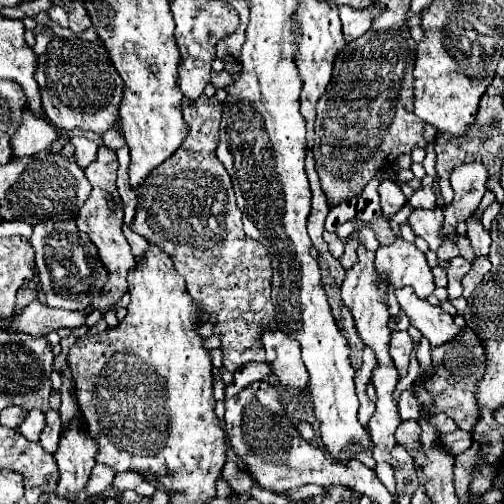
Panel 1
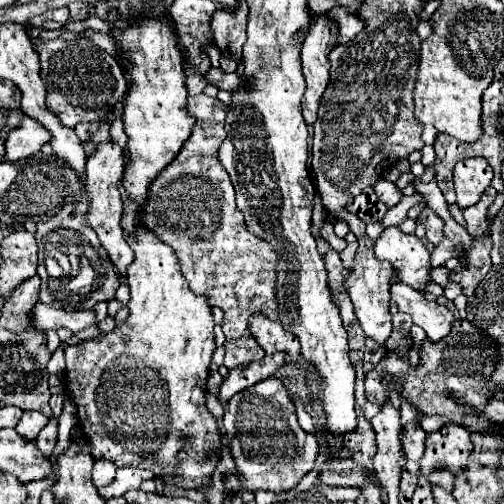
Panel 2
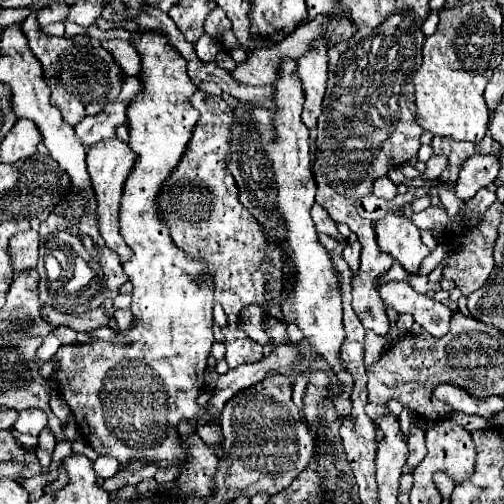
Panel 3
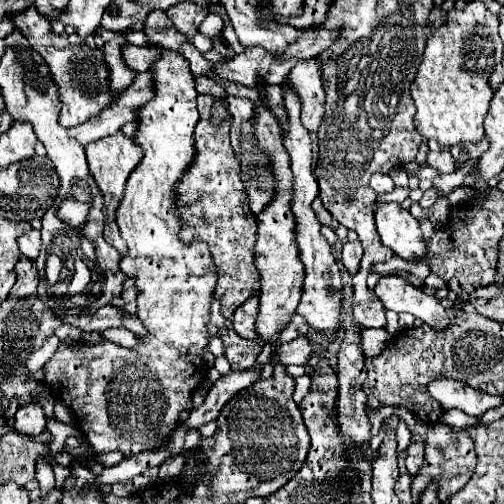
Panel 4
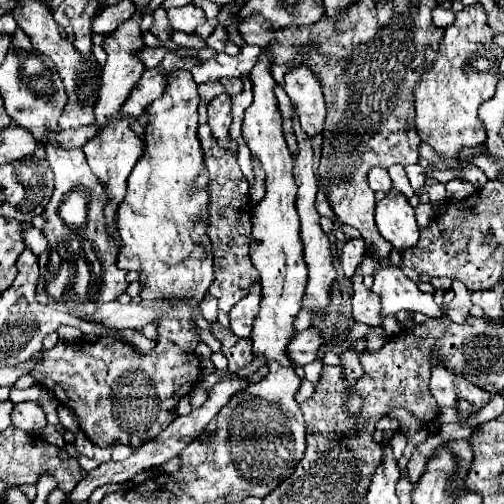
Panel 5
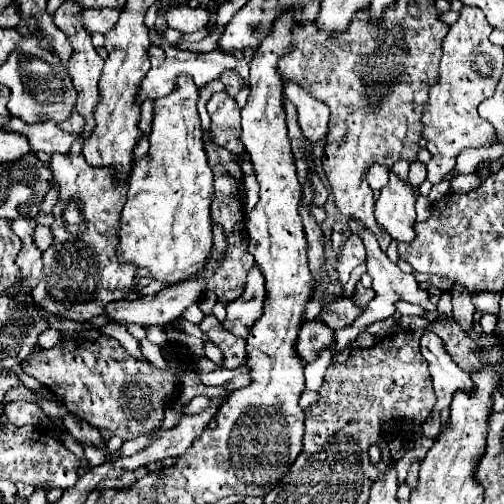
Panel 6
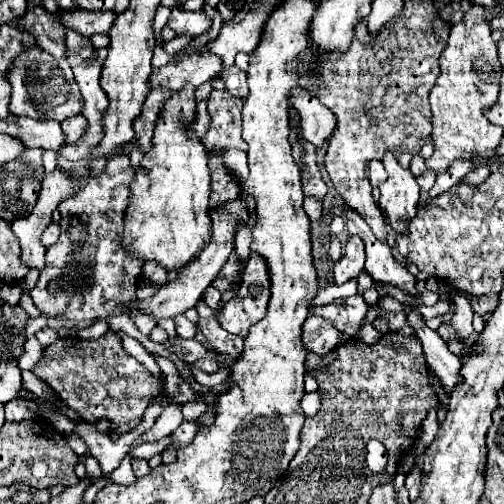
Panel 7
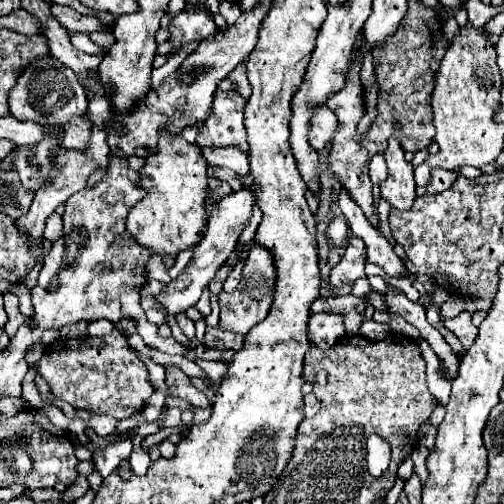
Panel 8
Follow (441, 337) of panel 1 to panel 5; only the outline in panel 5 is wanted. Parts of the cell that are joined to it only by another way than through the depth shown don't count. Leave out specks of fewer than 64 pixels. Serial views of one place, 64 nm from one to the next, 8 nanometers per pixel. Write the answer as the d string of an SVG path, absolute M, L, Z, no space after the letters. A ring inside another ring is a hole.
M398 266L378 268L374 272L372 290L380 296L382 316L390 316L400 310L408 310L412 314L422 312L430 318L442 316L442 308L434 302L434 296L430 292L422 292Z

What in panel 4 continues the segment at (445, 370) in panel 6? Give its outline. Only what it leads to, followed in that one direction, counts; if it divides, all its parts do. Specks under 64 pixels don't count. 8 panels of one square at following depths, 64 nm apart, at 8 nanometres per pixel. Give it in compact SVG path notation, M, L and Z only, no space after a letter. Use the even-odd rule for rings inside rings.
M452 378L432 380L432 384L428 384L428 392L434 400L440 402L440 406L444 410L460 408L462 412L466 412L470 416L480 416L488 408L494 408L494 406L502 404L500 396L490 396L490 394L484 394L484 392L476 392L476 388L472 388L472 386L468 386L460 380L452 380Z

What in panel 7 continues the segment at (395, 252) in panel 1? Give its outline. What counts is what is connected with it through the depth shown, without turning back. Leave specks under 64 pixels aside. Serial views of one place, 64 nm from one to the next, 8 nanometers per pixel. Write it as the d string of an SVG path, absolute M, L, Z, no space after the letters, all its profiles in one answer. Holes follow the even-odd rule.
M386 152L382 162L386 166L388 180L378 186L380 188L378 206L382 212L386 212L394 232L406 232L406 226L402 220L408 220L416 214L420 186L416 184L416 178L412 176L412 172L398 164L398 158L394 156L394 152Z

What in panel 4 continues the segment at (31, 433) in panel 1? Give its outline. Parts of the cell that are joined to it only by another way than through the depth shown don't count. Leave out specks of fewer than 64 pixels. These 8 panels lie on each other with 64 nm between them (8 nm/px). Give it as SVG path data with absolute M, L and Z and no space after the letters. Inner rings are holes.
M26 404L18 408L14 414L14 430L28 434L28 436L38 436L46 428L46 416L40 408L40 404Z

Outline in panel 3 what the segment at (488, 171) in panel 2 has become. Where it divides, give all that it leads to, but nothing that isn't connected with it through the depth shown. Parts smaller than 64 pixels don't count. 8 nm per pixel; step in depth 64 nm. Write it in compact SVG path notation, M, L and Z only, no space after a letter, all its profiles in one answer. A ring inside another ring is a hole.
M476 154L476 156L468 158L462 164L462 170L458 174L456 196L464 202L474 198L474 194L480 188L494 182L498 172L500 172L500 160L496 154L482 154L482 156Z

